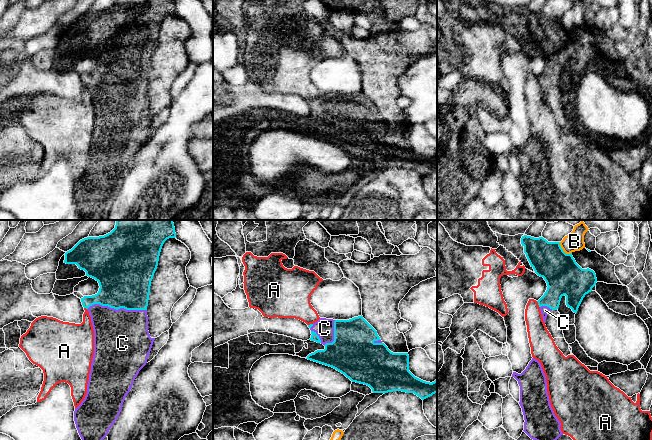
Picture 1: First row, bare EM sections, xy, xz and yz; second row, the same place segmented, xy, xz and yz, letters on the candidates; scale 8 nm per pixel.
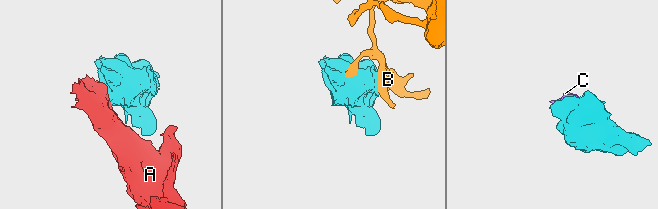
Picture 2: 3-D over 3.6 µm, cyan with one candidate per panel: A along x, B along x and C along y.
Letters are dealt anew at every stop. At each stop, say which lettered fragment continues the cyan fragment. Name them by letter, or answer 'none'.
C

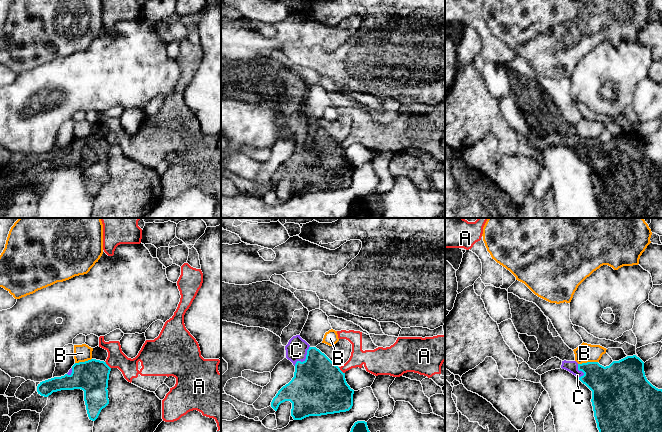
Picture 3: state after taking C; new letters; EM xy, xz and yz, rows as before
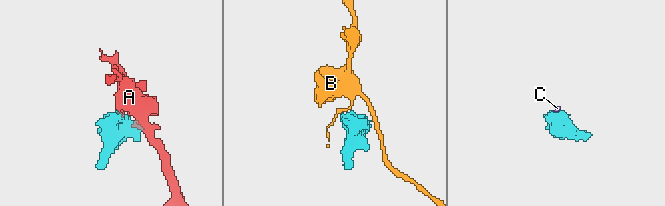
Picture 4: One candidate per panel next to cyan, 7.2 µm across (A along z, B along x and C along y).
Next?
C

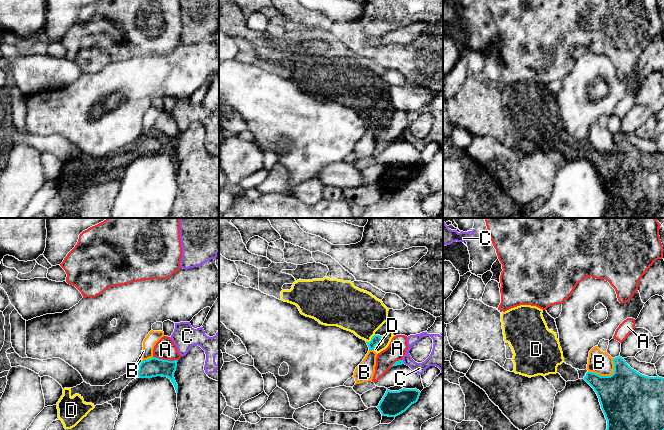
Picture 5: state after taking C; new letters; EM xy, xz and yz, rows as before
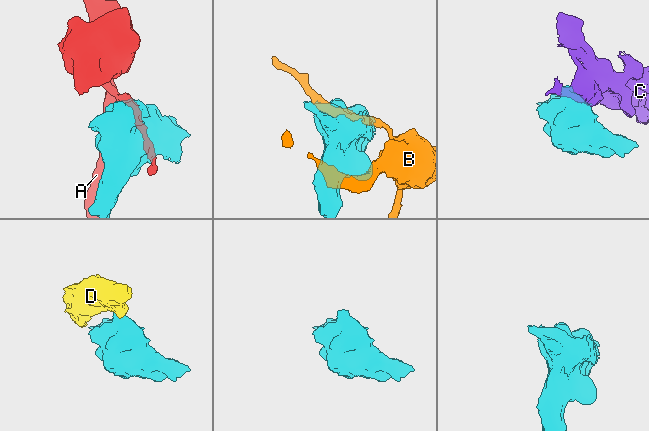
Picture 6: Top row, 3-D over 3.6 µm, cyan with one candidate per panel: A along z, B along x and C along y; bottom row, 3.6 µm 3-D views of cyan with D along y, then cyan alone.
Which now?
D

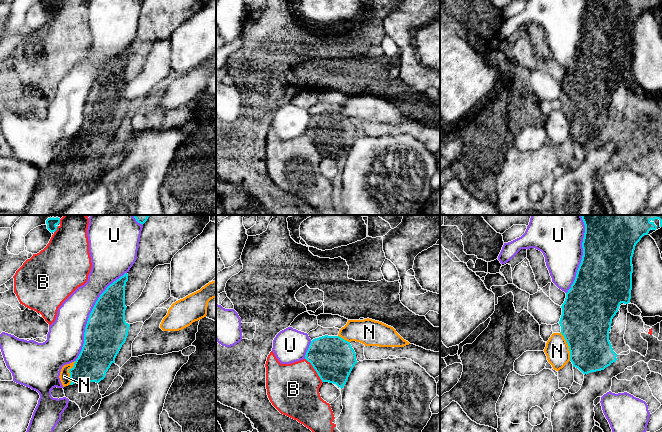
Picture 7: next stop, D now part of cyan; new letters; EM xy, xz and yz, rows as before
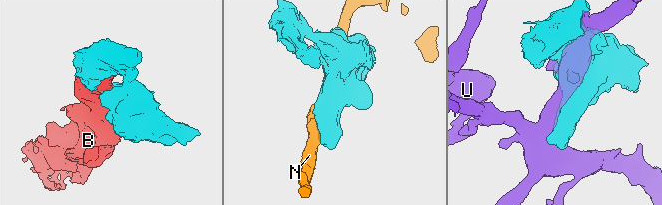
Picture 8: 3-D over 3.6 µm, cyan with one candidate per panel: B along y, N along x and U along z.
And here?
none

